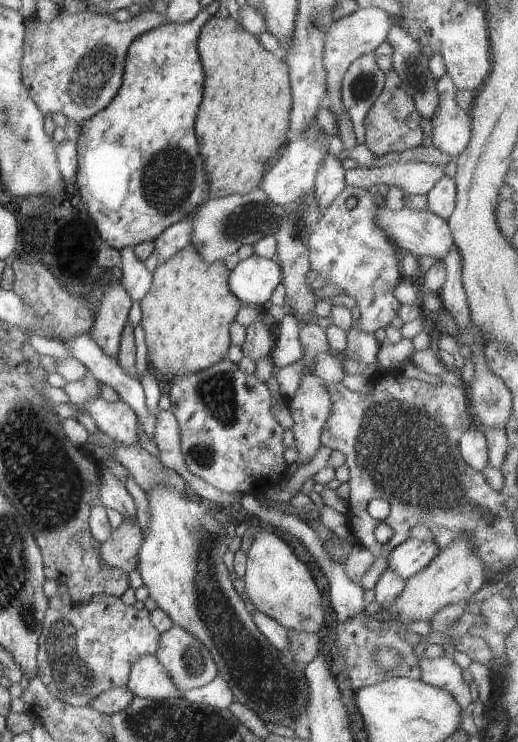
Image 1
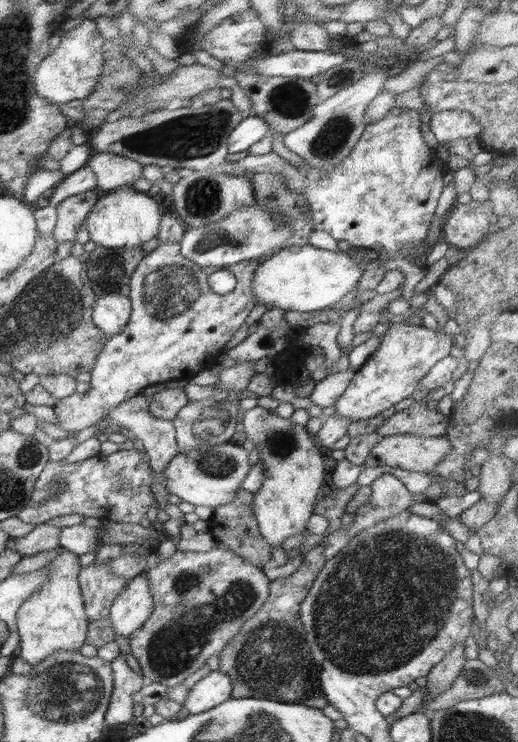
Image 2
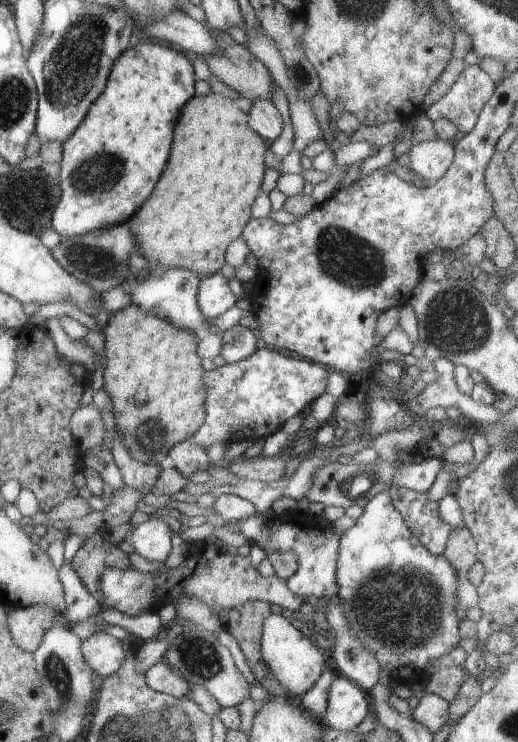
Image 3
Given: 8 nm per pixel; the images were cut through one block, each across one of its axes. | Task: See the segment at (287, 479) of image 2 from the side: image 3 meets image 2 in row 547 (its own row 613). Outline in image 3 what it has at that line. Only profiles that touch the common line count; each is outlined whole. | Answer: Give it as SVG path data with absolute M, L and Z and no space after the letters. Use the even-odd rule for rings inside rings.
M271 613L264 620L260 652L270 672L296 700L300 700L320 680L327 654L312 644L307 630L296 621Z

